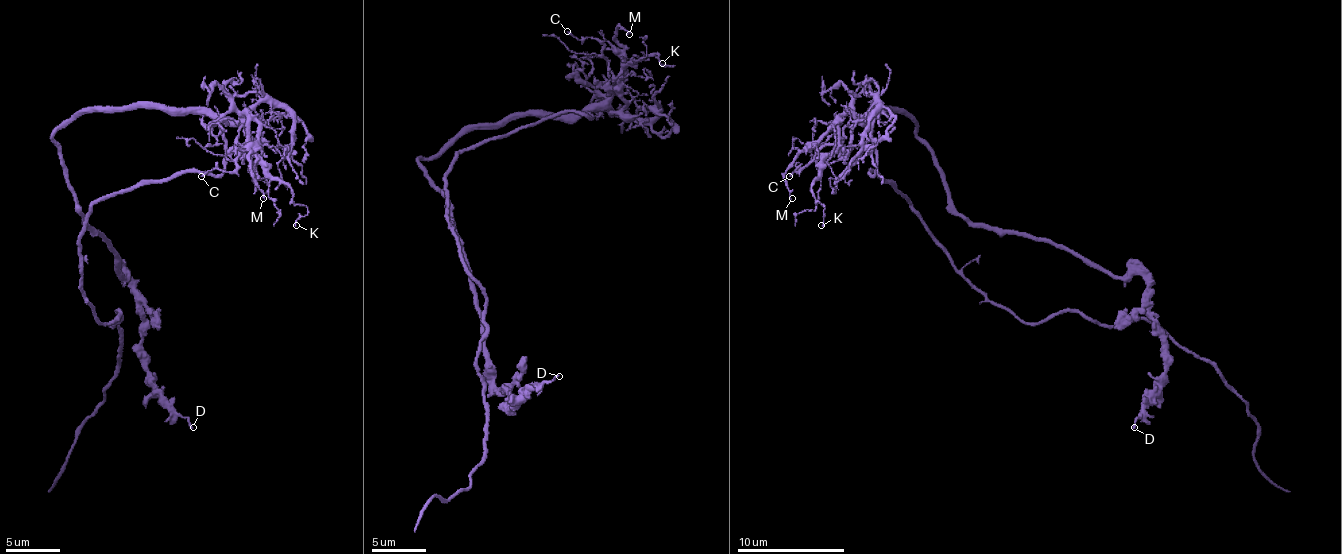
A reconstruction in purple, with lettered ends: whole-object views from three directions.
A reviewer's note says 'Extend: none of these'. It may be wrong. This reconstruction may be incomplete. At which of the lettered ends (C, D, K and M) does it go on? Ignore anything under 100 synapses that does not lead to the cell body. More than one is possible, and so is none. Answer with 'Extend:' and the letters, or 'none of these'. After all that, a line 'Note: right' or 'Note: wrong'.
Extend: none of these
Note: right

